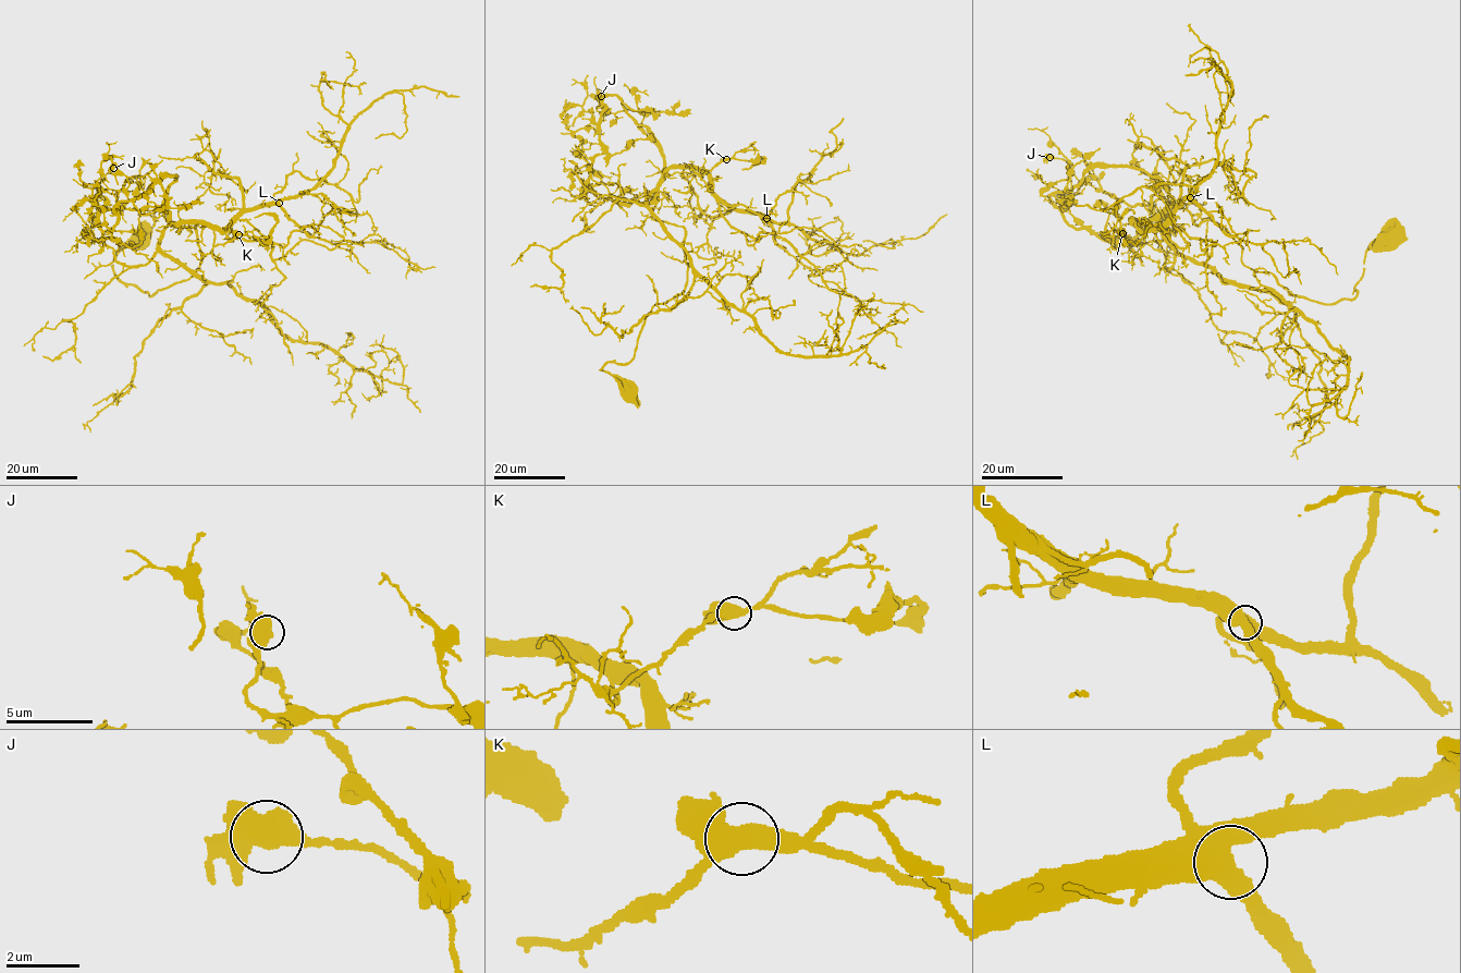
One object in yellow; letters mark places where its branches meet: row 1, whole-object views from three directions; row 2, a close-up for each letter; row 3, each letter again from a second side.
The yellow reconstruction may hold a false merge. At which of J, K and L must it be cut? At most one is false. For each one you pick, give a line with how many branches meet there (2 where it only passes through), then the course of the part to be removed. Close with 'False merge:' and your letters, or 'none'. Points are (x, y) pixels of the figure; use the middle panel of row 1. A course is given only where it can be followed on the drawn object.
False merge: none

